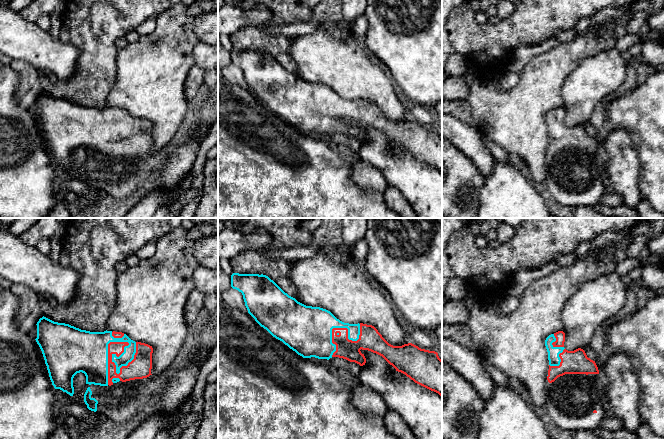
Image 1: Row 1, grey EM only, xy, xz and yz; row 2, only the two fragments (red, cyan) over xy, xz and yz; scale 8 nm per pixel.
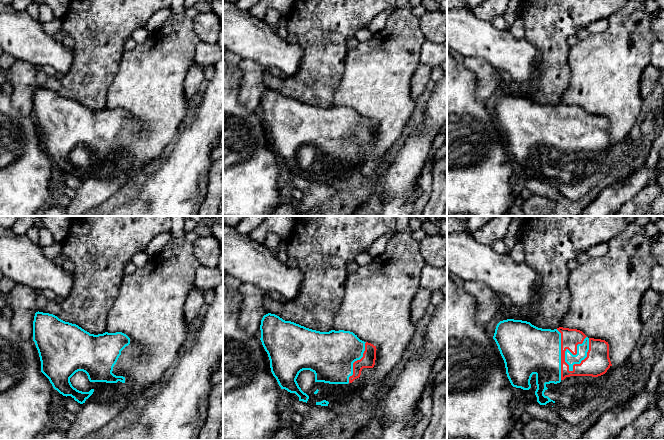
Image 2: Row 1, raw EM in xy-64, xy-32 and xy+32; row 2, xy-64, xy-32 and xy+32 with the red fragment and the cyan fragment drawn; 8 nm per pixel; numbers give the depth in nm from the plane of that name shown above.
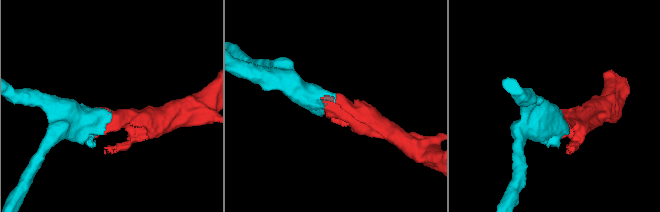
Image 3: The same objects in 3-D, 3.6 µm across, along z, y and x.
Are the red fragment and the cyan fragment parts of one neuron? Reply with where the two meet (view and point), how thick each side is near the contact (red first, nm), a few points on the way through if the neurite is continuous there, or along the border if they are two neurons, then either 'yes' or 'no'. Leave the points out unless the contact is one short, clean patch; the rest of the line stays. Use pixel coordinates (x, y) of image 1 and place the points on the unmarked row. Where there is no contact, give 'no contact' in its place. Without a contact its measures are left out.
meets red in xy at (123, 124); 180 nm thick on the red side, 260 nm on the other; yes

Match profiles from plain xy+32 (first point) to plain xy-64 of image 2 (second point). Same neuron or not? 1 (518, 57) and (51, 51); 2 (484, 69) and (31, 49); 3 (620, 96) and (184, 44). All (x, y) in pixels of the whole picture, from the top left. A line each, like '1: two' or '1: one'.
1: one
2: two
3: one

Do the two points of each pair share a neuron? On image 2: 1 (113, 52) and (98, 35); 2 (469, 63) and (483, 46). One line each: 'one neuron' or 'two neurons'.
1: one neuron
2: two neurons

